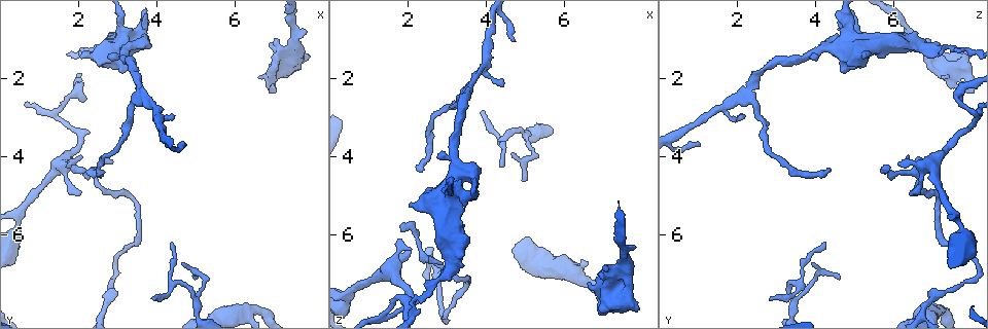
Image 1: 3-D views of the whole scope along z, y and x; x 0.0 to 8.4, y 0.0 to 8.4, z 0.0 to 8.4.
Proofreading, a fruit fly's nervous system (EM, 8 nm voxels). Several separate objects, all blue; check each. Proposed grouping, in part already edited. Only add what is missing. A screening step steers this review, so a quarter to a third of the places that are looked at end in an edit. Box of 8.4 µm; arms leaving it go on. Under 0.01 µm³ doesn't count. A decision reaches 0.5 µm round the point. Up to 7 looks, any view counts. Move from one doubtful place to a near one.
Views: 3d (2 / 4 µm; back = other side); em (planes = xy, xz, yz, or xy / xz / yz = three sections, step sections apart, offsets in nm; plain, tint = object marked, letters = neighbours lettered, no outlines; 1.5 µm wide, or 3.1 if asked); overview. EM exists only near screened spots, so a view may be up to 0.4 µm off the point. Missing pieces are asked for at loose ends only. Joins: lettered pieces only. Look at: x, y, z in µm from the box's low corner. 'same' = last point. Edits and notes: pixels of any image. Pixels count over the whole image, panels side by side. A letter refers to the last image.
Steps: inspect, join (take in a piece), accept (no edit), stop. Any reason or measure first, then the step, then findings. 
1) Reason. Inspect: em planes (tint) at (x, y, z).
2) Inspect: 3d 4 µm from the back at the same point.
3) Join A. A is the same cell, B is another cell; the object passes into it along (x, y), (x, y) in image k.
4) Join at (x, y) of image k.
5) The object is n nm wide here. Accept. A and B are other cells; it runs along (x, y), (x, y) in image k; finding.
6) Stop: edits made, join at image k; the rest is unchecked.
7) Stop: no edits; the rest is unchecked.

Branch stops here. Inspect: em xy step 4 (letters) at (6.85, 2.25, 7.65).

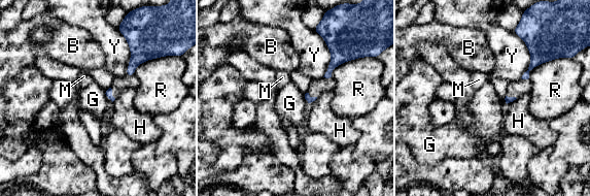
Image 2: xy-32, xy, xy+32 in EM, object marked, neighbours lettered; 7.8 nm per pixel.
Accept. B, G, H, M, R and Y are other cells; no lettered piece goes on from it.

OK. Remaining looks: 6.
Thin end. Inspect: em planes (plain) at (4.40, 2.95, 2.15).

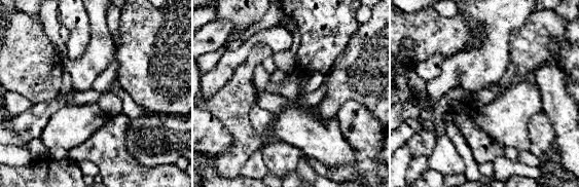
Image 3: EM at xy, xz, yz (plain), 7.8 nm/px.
Inspect: em planes (letters) at the same point.

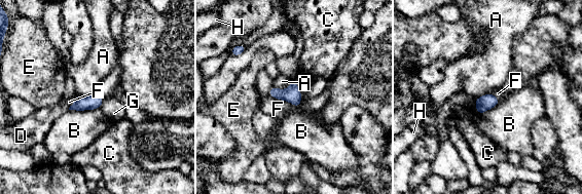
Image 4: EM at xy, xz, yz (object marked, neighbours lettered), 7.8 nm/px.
The object is 110 nm wide here. Accept. A, B, C, D, E, F, G and H are other cells; a border runs along (269, 95), (288, 101), (295, 107) in image 4; no lettered piece goes on from it.

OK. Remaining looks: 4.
Free end. Inspect: em xz step 8 (tint) at (3.90, 7.60, 2.85).

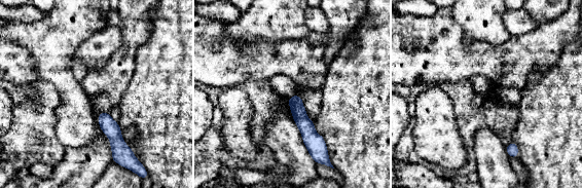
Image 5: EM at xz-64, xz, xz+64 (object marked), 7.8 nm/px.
Another direction. Inspect: em planes (letters) at the same point.

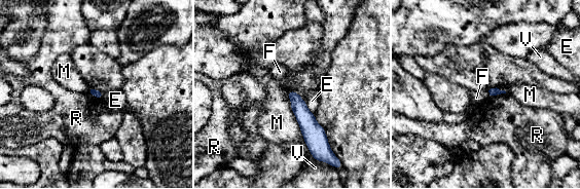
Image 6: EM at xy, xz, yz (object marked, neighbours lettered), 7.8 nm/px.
The longest contact is with M, 600 nm. Accept. E, F, M, R and V are other cells; a border runs along (487, 90), (490, 95) in image 6; none of them fits.

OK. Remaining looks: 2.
Stop: no edits; the rest is unchecked.

